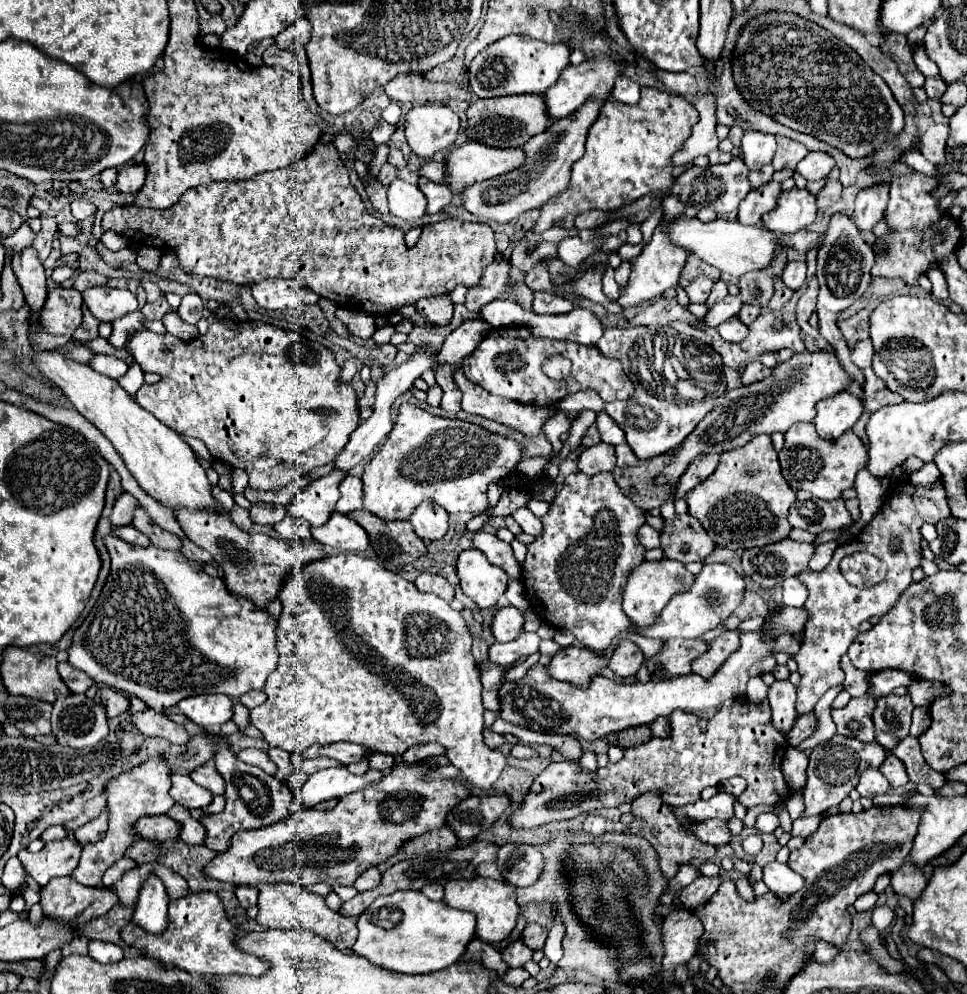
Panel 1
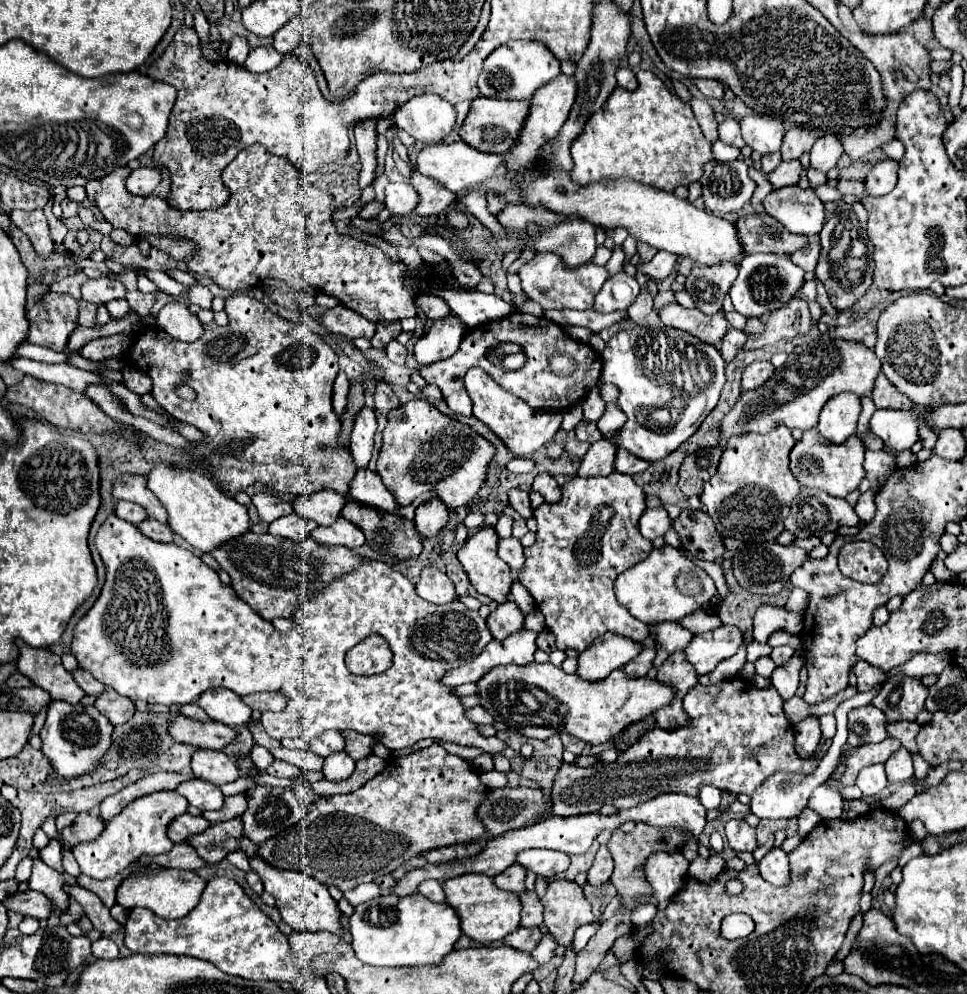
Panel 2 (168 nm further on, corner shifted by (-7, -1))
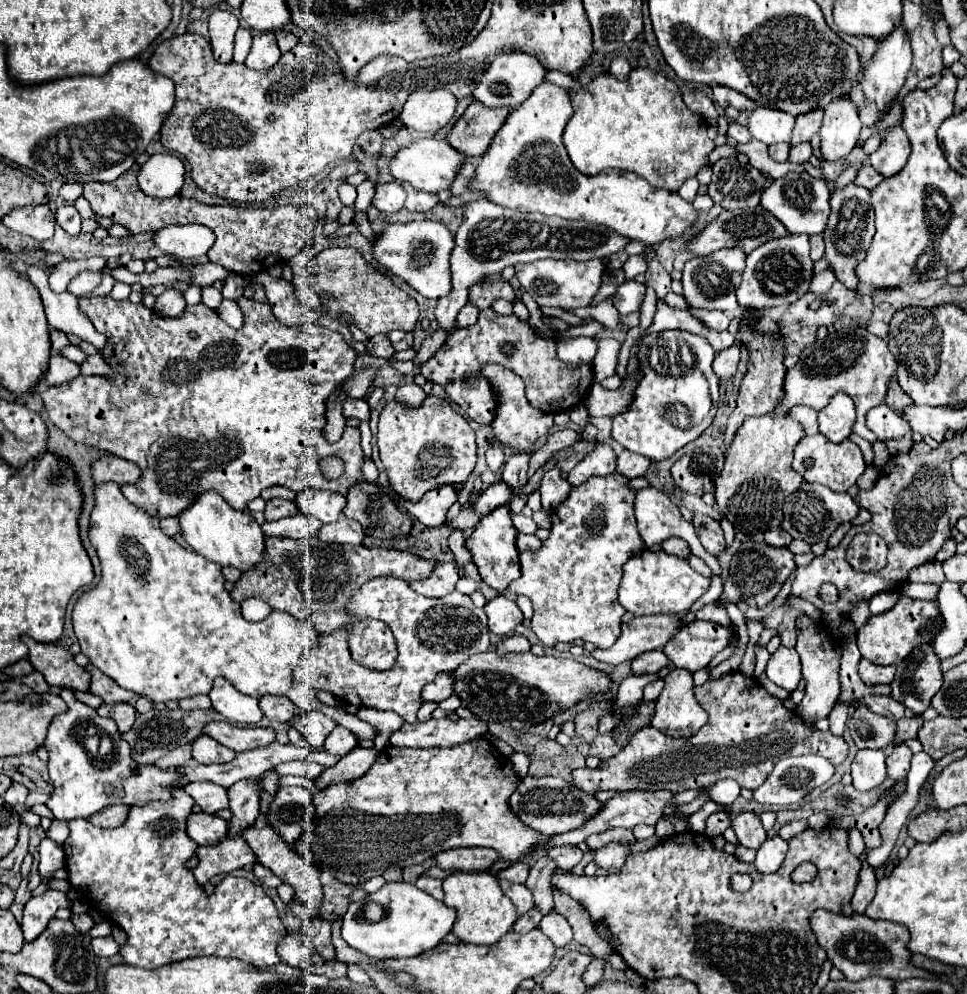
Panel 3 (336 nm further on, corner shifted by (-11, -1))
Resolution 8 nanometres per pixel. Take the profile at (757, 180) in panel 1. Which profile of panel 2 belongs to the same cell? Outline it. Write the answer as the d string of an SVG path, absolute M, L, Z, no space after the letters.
M779 152L761 156L761 170L763 170L763 174L765 174L765 176L767 176L767 174L771 174L779 164L781 164L781 154L779 154Z

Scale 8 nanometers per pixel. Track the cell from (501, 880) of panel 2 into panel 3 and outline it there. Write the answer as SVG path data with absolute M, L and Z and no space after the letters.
M515 862L511 866L507 866L507 870L499 870L497 878L507 880L507 882L517 882L517 884L525 884L527 876L529 876L531 866L527 862Z

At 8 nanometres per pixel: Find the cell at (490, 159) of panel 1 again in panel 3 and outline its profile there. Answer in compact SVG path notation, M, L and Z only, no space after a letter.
M427 138L427 140L419 140L413 142L409 146L401 146L389 160L389 174L395 180L401 182L409 182L413 188L423 190L423 192L441 192L447 190L457 174L457 170L461 168L461 164L467 158L463 154L459 154L457 150L453 150L445 140L435 140L435 138Z

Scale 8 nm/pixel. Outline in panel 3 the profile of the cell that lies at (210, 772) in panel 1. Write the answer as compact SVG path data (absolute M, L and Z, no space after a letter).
M201 734L193 742L193 758L199 764L225 764L235 758L235 752L225 748L223 744L215 742L211 736Z

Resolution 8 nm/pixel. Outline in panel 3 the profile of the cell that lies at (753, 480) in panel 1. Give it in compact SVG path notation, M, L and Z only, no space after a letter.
M757 416L747 418L725 452L725 466L715 480L715 500L721 514L733 522L735 530L757 536L765 530L779 528L783 518L783 498L801 484L801 474L791 468L793 448L805 436L799 422L789 416Z

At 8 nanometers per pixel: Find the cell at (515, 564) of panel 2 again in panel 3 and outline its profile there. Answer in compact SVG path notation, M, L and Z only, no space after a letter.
M519 534L519 538L517 538L517 548L521 552L525 552L525 550L537 550L537 548L541 548L541 544L543 542L535 534Z

